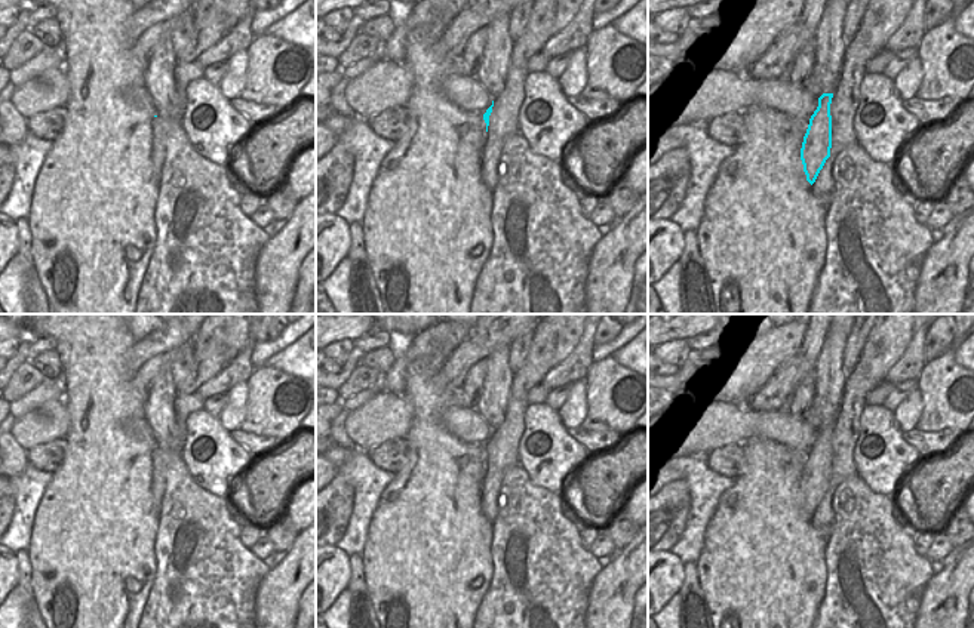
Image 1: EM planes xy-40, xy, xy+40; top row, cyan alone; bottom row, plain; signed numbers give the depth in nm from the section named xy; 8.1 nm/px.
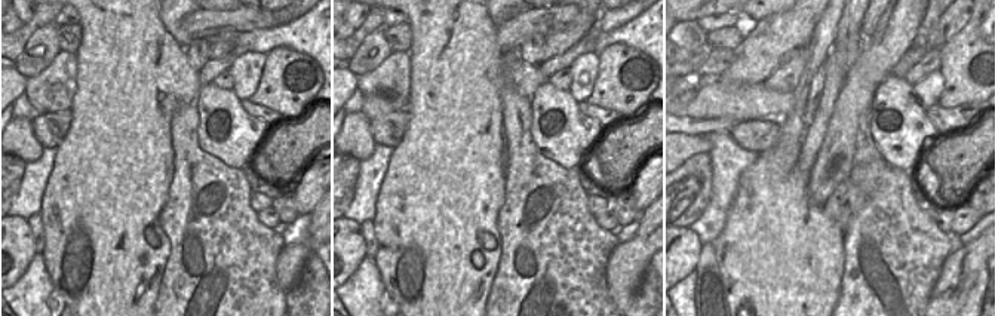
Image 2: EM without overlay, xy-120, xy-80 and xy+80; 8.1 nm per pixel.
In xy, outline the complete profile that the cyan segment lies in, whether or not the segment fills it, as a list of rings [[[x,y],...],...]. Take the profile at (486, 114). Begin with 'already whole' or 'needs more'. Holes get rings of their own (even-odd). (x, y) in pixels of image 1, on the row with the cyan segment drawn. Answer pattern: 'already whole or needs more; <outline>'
needs more; [[[557,0],[549,31],[532,33],[526,28],[523,37],[514,43],[506,87],[483,114],[486,132],[494,126],[495,133],[501,138],[519,133],[519,110],[525,101],[523,84],[528,77],[528,62],[541,53],[549,39],[560,33],[575,18],[581,3],[583,0]]]

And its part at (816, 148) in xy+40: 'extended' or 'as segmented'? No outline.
extended

